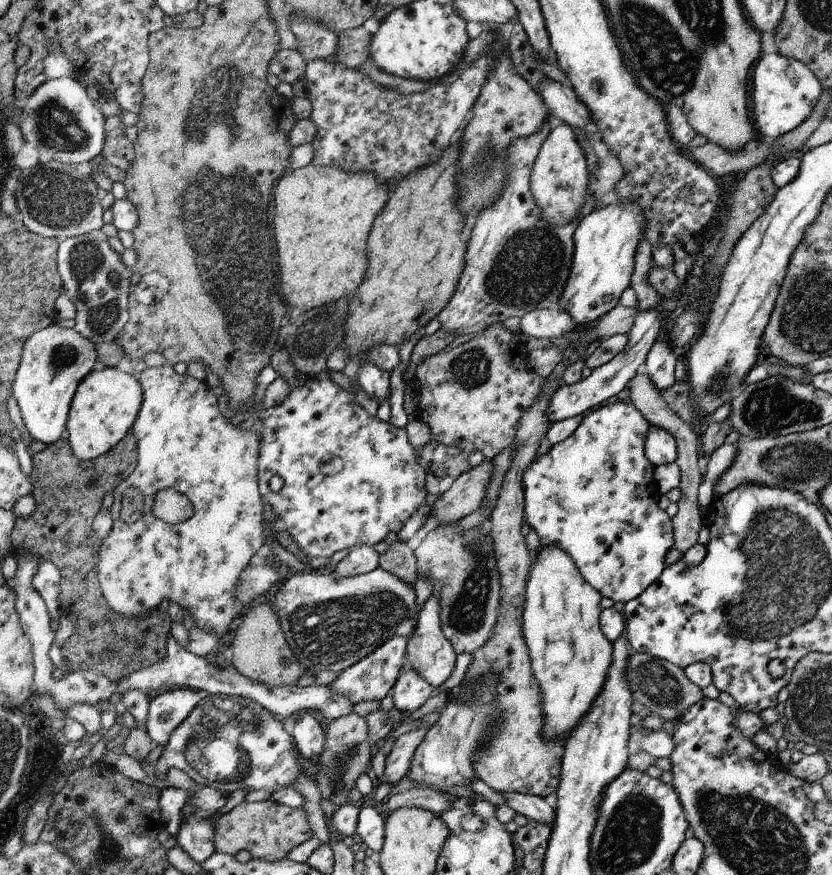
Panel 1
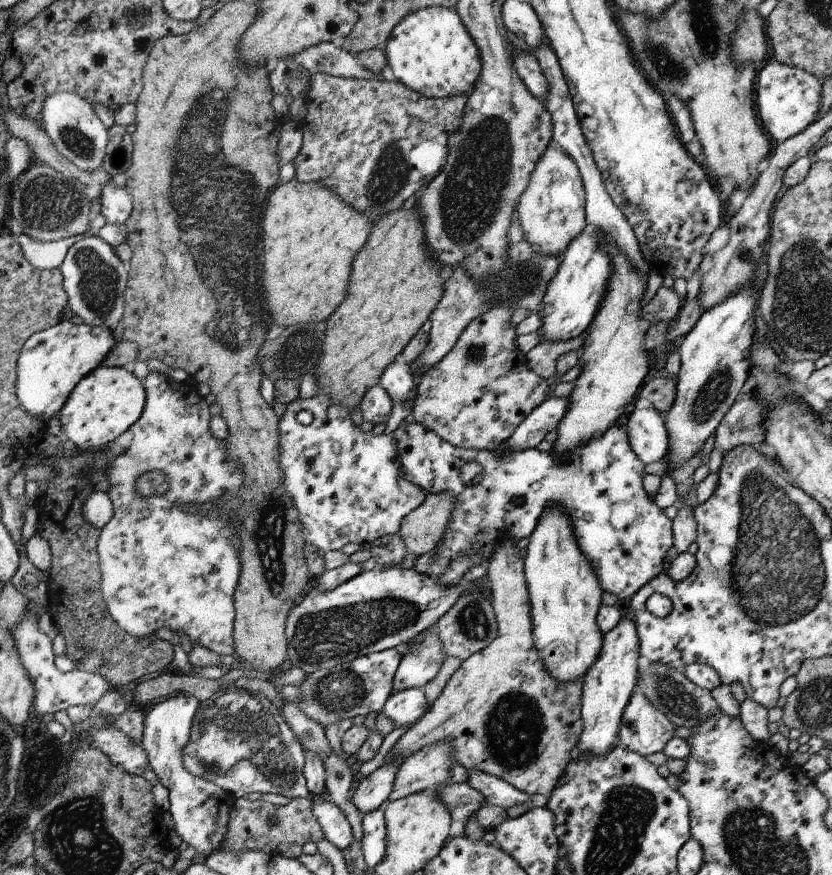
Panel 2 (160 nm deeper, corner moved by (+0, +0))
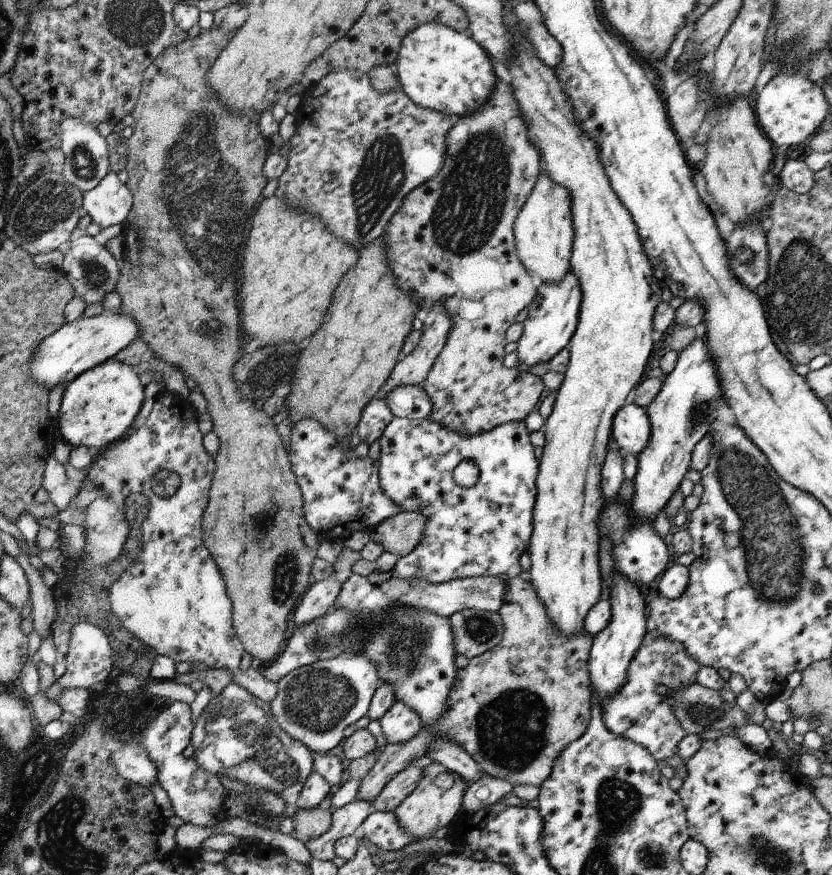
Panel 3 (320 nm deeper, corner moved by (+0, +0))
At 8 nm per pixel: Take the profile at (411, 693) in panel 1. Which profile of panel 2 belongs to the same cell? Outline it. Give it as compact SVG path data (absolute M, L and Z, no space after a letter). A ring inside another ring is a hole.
M404 688L393 692L384 707L384 715L394 722L396 728L412 727L427 712L424 689Z

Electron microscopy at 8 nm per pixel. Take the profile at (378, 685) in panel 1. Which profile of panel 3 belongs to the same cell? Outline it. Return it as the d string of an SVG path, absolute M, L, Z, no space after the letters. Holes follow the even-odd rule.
M364 654L336 656L290 672L276 683L278 694L269 704L282 730L300 740L310 752L326 754L344 738L344 730L369 713L374 695L381 686L378 662Z

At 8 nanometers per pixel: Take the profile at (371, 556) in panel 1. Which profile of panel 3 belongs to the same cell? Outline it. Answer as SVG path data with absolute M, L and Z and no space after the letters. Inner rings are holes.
M335 573L322 582L315 582L310 591L306 592L305 599L298 606L297 612L294 612L292 627L300 628L310 624L314 618L322 618L336 603L342 591L341 586L342 583Z

